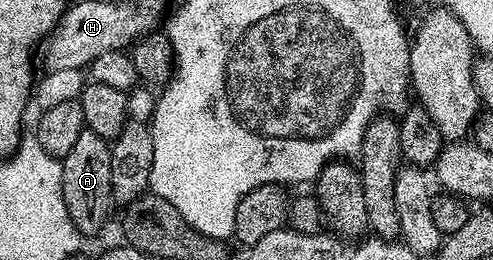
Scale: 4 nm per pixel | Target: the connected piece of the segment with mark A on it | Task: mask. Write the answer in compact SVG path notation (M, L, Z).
M85 129L78 136L74 148L66 152L60 168L60 194L64 197L66 212L81 236L96 234L108 218L108 209L114 206L110 184L110 160L112 148L109 139L98 136L93 130Z

